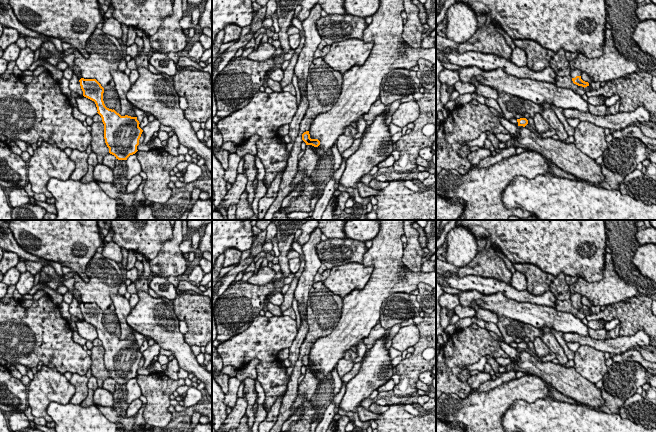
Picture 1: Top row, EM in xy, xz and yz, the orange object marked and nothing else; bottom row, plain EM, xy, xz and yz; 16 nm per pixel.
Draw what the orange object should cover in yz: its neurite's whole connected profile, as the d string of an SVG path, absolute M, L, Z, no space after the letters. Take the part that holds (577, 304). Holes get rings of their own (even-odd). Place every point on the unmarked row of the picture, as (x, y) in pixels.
M571 293L570 299L574 308L584 312L589 310L588 306L585 306L581 303L581 295L579 293Z

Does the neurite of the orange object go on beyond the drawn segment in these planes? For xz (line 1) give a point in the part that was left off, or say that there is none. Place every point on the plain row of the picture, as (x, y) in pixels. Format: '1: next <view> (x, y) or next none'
1: next none

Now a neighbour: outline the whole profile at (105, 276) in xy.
M96 252L86 267L88 282L75 278L74 288L84 303L96 303L106 313L113 304L111 294L117 294L126 277L117 262Z

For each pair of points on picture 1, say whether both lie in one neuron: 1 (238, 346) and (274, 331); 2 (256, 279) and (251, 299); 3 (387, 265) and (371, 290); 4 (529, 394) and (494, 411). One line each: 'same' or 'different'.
1: same
2: different
3: same
4: same

